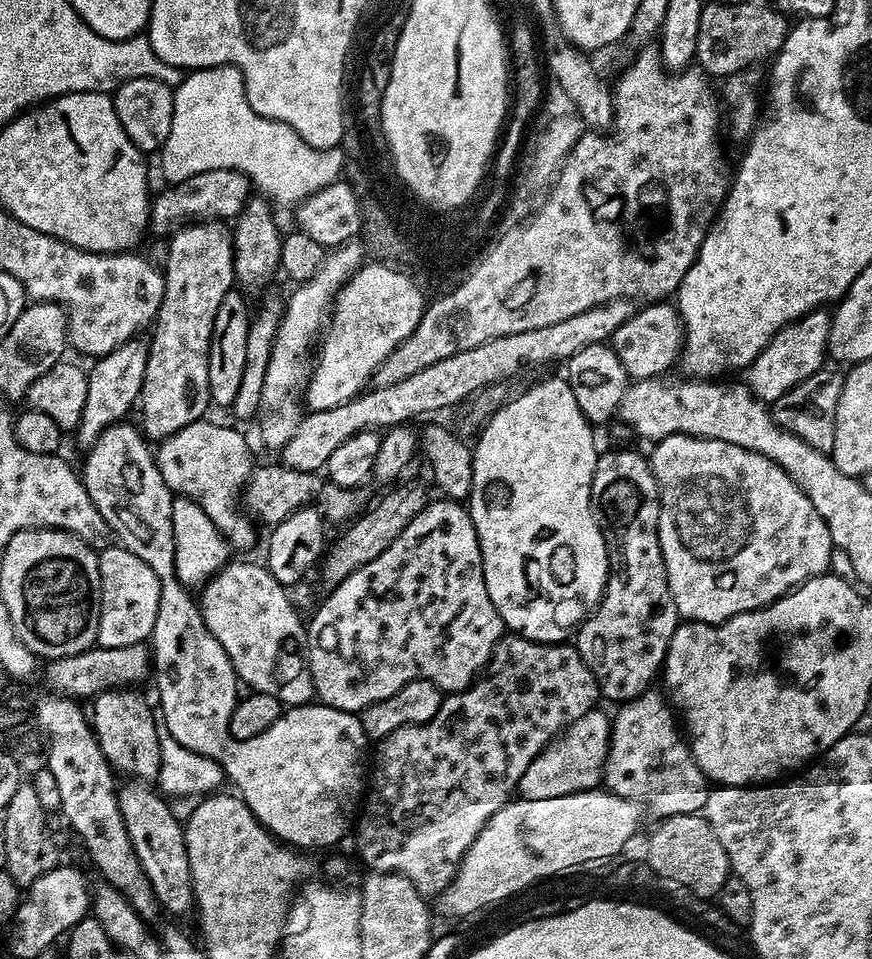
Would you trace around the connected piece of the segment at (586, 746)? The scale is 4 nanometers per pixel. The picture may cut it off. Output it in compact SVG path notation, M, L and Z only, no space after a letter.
M593 710L582 714L555 736L526 766L526 774L520 779L519 795L526 800L538 798L562 798L566 794L591 792L601 787L604 779L604 763L608 757L608 743L612 733L612 721L609 713Z

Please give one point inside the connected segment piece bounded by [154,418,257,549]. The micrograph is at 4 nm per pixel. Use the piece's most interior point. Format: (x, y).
(209, 463)

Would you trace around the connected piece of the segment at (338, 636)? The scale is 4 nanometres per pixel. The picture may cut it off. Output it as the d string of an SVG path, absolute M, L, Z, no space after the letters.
M436 498L429 502L408 523L406 530L402 530L402 534L398 534L398 538L394 538L394 542L390 542L390 546L386 546L386 550L382 550L382 554L378 554L378 558L374 558L361 568L354 570L327 595L328 597L321 602L320 609L313 614L312 621L308 620L306 624L308 668L312 675L315 699L321 704L343 712L359 714L374 702L382 702L382 698L390 698L390 694L398 694L398 690L402 690L402 686L406 686L406 682L415 680L434 682L434 686L438 686L441 693L444 694L460 692L483 673L485 665L488 664L488 660L492 656L492 651L496 648L496 643L506 632L498 610L494 610L494 602L490 602L490 594L486 594L482 554L478 546L478 534L474 530L474 522L463 503L447 498Z

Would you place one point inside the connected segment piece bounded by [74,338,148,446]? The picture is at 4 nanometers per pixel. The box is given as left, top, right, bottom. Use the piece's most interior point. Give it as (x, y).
(114, 384)

